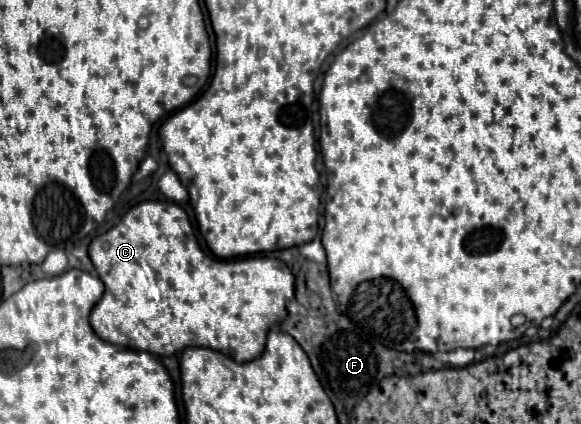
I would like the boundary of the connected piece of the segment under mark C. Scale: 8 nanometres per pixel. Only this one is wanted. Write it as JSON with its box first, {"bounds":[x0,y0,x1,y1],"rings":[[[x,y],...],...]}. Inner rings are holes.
{"bounds":[90,202,296,364],"rings":[[[142,202],[134,208],[128,210],[128,214],[122,218],[120,224],[116,224],[112,230],[108,230],[106,234],[102,236],[96,236],[90,244],[90,260],[92,264],[96,266],[98,270],[98,276],[100,280],[104,282],[106,290],[104,290],[104,296],[100,298],[100,302],[94,306],[92,314],[90,314],[90,324],[94,328],[94,332],[110,342],[110,344],[116,344],[116,346],[124,346],[124,348],[132,348],[132,350],[144,350],[144,352],[150,352],[154,356],[174,356],[174,354],[182,354],[186,348],[192,348],[192,346],[198,346],[198,348],[210,348],[210,350],[216,350],[216,352],[222,352],[224,356],[232,358],[234,362],[238,364],[244,364],[244,362],[250,362],[250,360],[256,360],[262,356],[264,348],[266,348],[266,336],[270,332],[270,328],[274,324],[280,324],[286,316],[288,316],[288,304],[290,300],[294,300],[296,296],[296,282],[294,282],[294,274],[290,272],[290,268],[278,260],[278,258],[268,258],[268,256],[250,256],[250,258],[238,258],[238,260],[220,260],[220,258],[214,258],[214,256],[208,256],[202,252],[196,236],[194,236],[194,230],[190,226],[190,220],[186,216],[186,212],[174,204],[174,202]]]}

